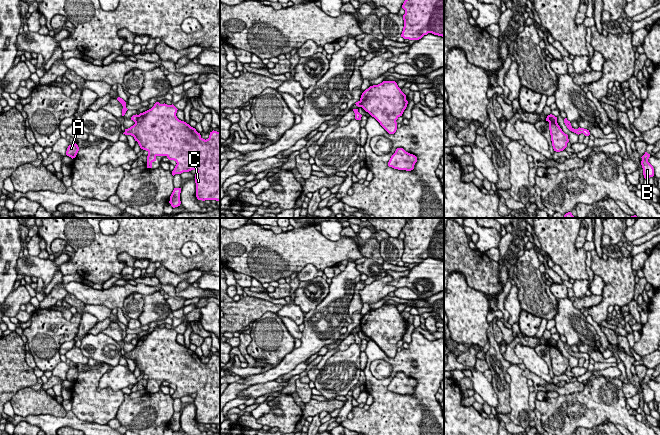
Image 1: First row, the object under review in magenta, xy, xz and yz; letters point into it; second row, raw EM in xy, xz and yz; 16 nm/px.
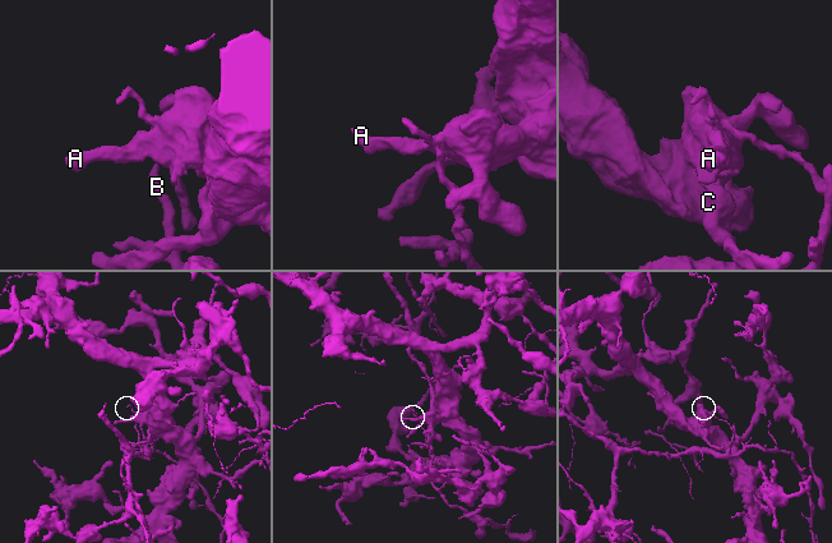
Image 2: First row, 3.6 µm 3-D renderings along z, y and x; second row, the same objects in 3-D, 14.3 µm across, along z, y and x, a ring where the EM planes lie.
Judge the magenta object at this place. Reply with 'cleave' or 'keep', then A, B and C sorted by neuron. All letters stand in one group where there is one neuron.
cleave | A C / B

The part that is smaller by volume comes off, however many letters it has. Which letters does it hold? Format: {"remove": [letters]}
{"remove": ["B"]}

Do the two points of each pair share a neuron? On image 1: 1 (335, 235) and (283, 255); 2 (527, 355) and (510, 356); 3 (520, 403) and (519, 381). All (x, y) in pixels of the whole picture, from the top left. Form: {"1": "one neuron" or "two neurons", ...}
{"1": "two neurons", "2": "two neurons", "3": "one neuron"}

